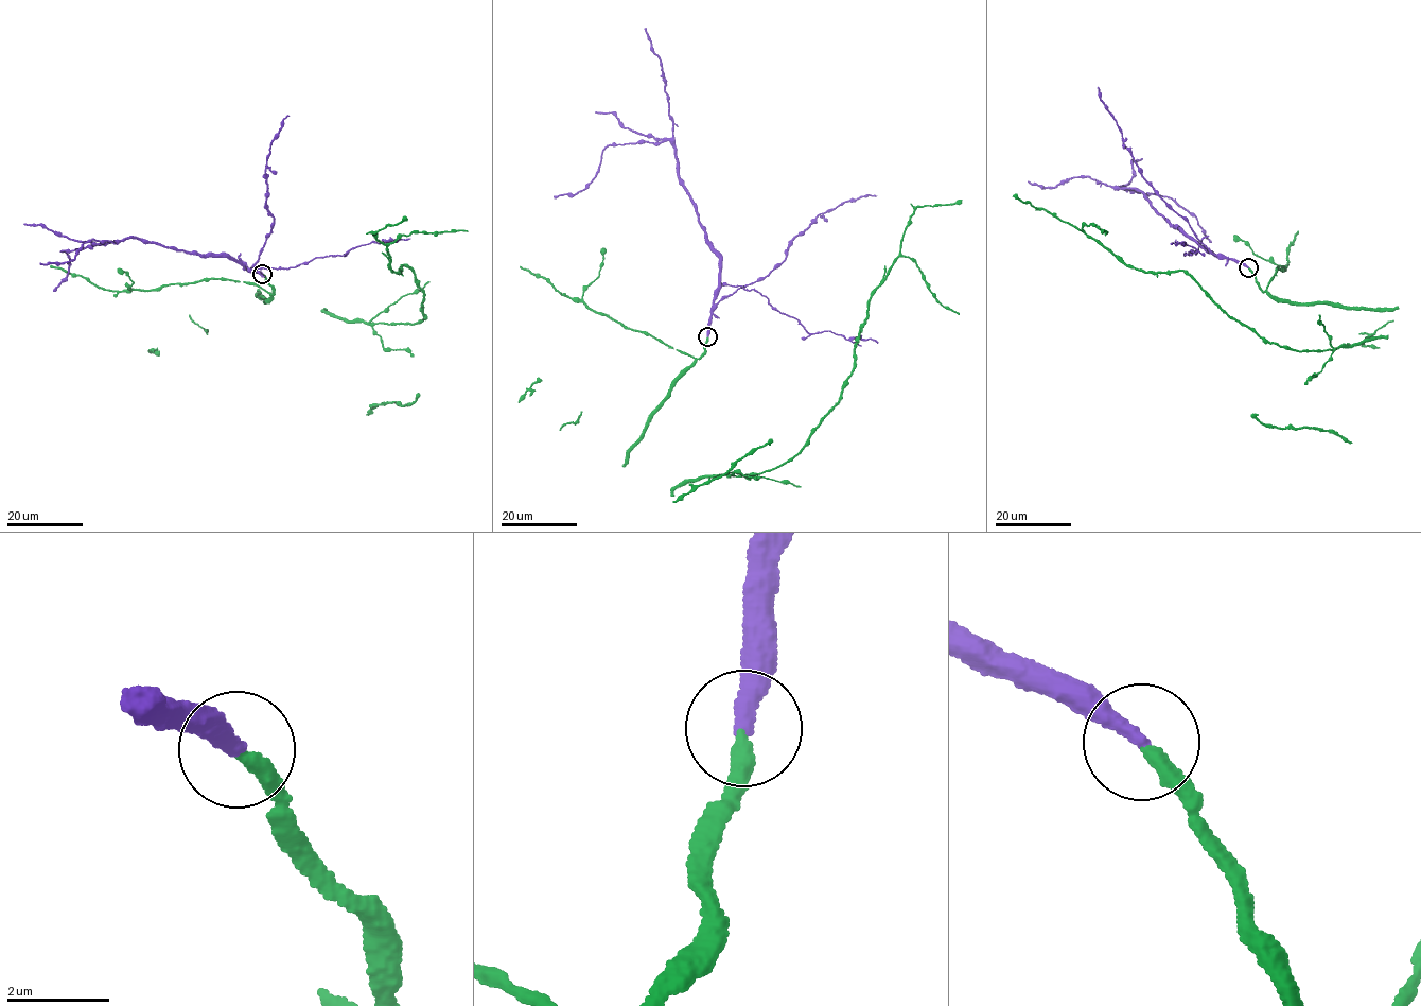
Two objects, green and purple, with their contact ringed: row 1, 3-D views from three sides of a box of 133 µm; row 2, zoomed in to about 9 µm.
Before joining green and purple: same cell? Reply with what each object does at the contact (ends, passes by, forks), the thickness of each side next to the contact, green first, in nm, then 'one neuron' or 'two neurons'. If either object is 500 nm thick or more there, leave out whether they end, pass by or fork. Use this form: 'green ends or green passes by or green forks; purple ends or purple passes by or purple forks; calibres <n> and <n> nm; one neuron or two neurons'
green ends; purple ends; calibres 280 and 320 nm; one neuron

